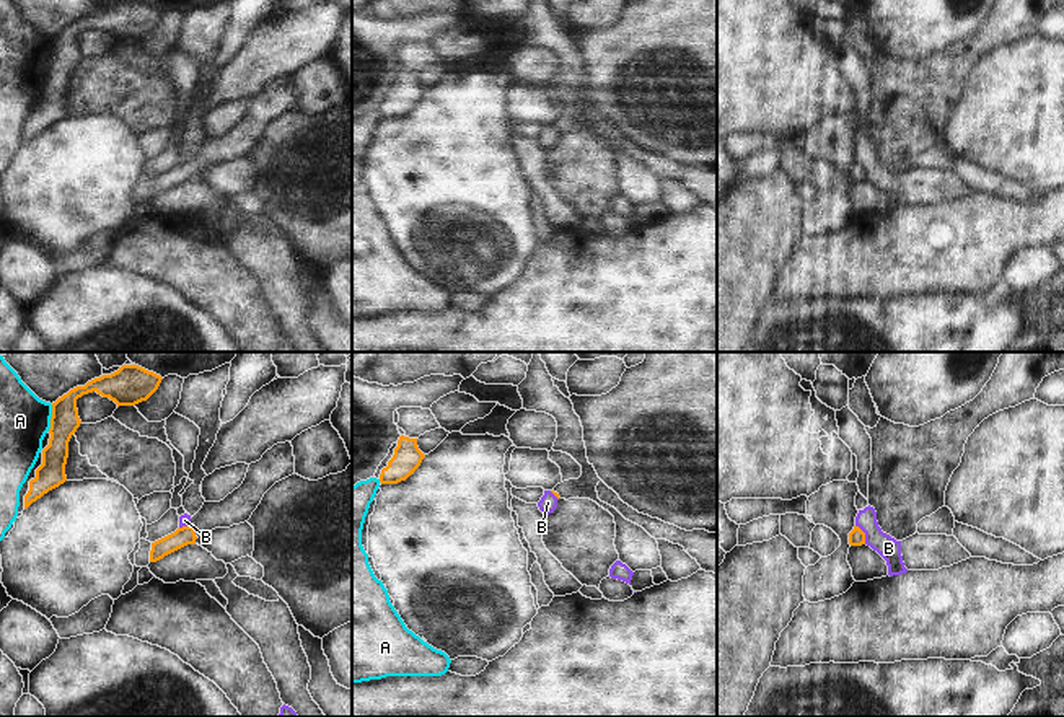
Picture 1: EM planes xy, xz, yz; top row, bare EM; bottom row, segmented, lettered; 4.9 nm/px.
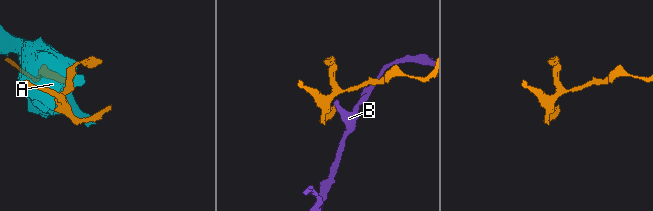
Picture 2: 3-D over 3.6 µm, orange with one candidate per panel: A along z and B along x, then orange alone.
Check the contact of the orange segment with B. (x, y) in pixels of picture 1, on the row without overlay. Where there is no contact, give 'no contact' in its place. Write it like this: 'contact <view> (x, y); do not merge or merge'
contact yz (864, 170); do not merge

